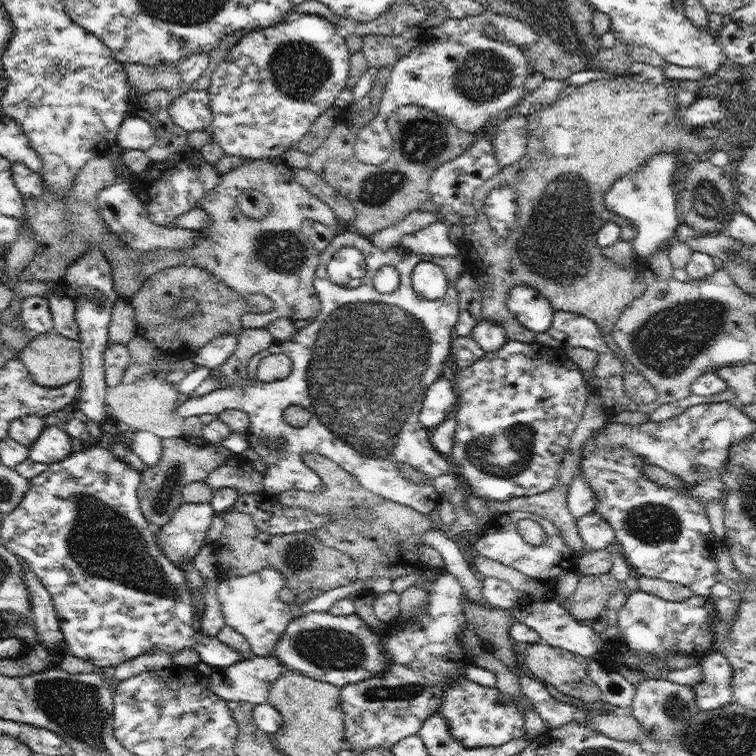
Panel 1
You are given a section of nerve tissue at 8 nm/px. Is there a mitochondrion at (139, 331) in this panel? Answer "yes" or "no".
no

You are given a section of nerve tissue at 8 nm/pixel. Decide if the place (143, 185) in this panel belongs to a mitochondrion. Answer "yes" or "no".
no

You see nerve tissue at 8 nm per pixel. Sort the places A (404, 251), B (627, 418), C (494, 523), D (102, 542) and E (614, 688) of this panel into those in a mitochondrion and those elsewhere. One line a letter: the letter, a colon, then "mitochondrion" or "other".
A: other
B: other
C: other
D: mitochondrion
E: other

